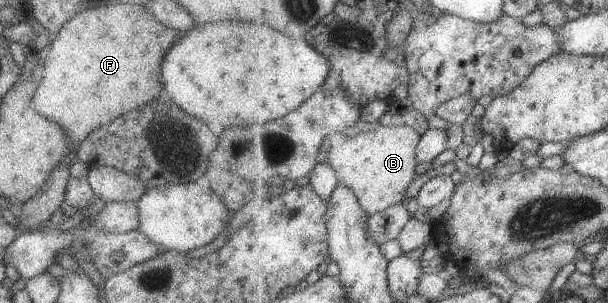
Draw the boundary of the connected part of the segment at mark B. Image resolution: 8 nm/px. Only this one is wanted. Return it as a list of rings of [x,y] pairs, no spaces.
[[[382,126],[345,138],[340,146],[326,147],[323,157],[336,171],[339,184],[352,189],[370,215],[407,201],[406,191],[416,179],[417,148],[421,135],[409,126]]]

